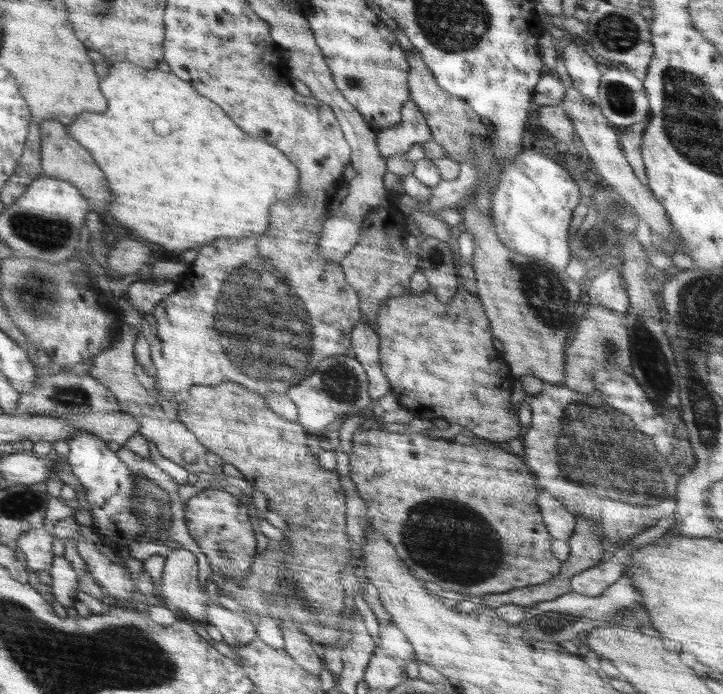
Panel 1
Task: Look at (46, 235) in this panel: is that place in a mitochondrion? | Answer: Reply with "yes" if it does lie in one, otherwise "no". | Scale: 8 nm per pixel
yes

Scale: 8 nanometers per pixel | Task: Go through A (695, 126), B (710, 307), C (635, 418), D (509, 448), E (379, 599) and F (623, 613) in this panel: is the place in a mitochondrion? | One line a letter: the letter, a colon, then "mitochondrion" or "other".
A: mitochondrion
B: mitochondrion
C: mitochondrion
D: other
E: other
F: mitochondrion

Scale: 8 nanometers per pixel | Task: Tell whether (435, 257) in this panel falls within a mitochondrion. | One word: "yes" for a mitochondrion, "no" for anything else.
yes

